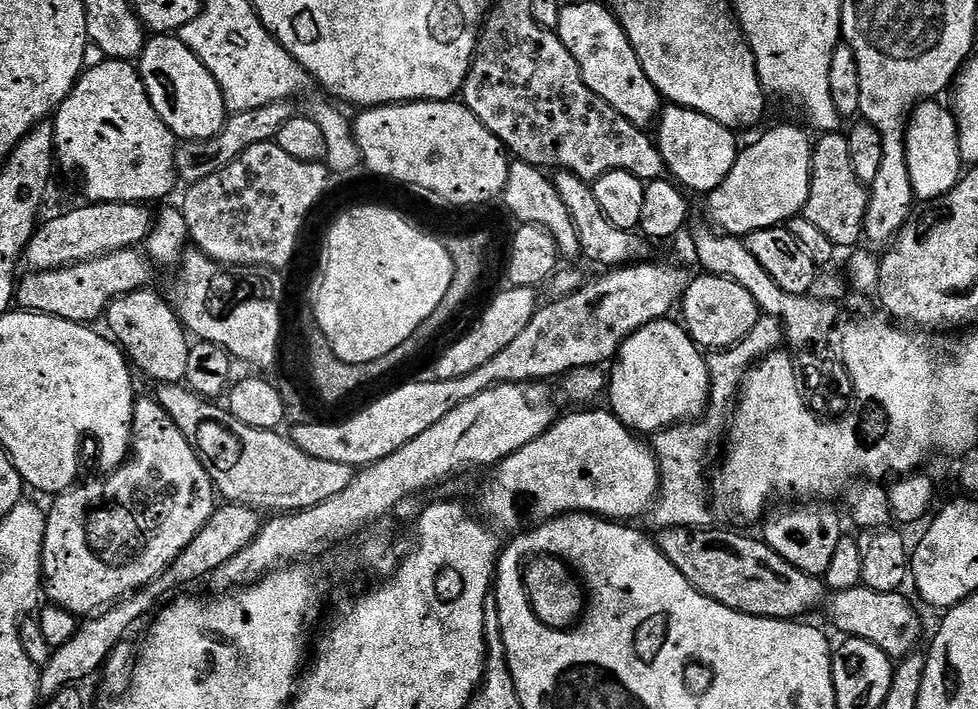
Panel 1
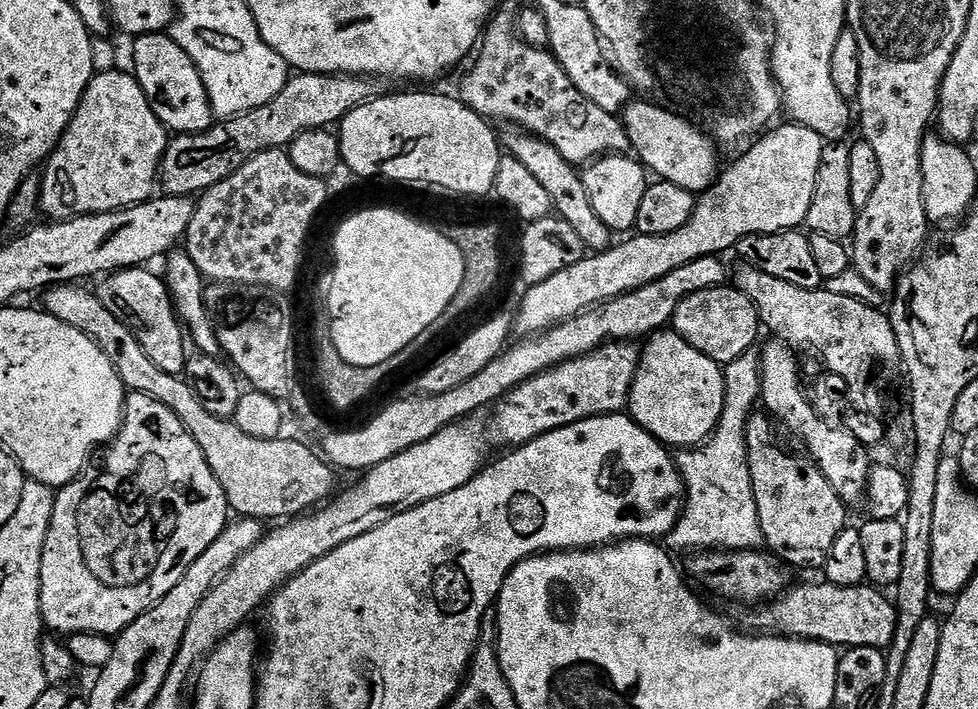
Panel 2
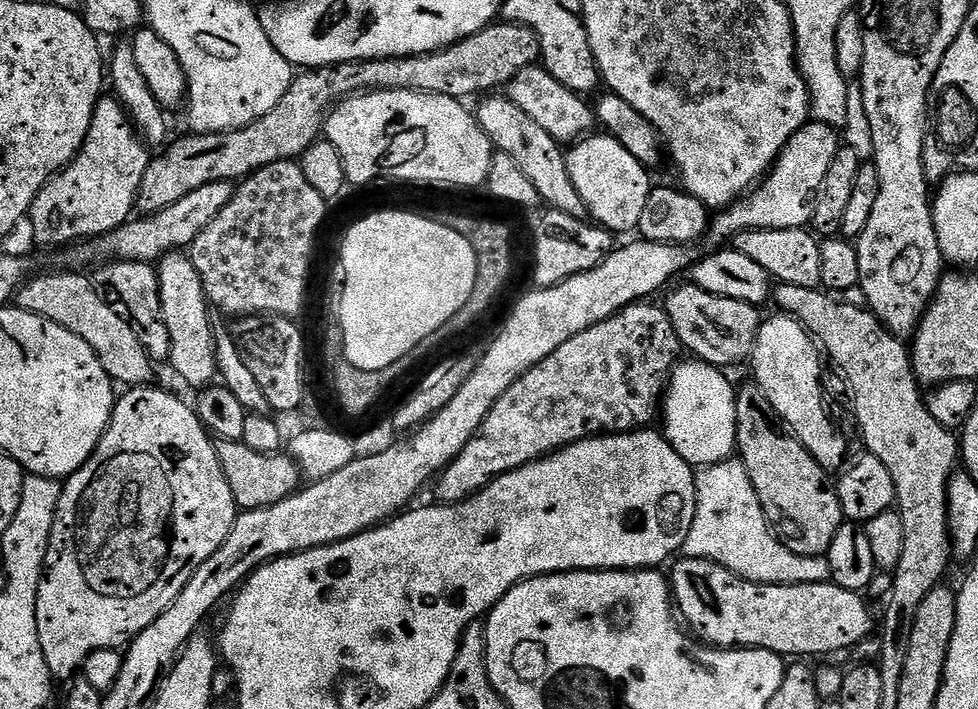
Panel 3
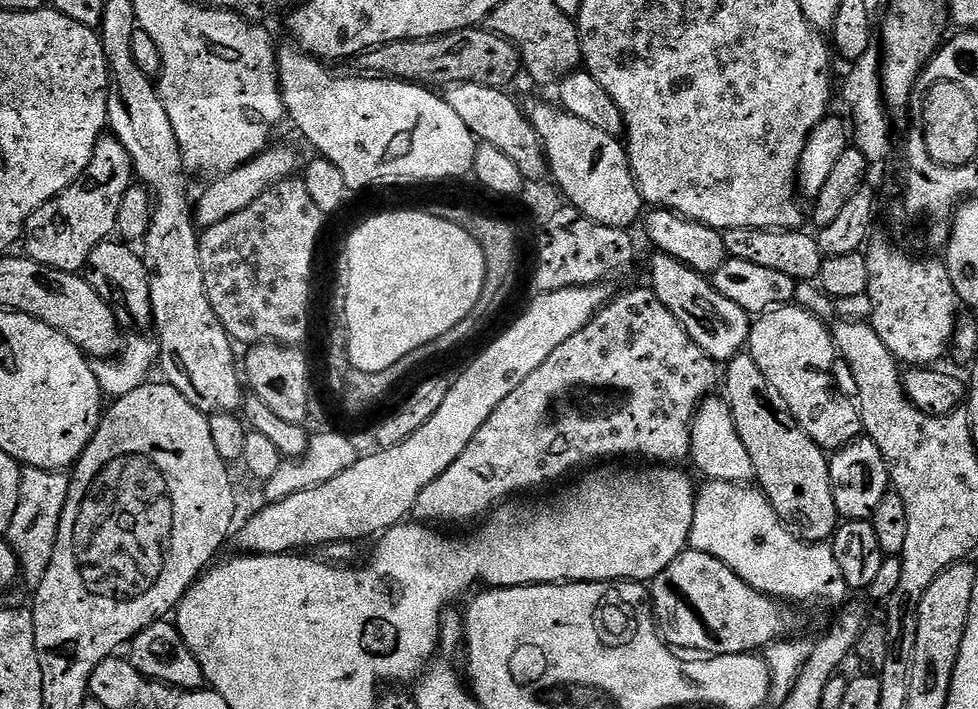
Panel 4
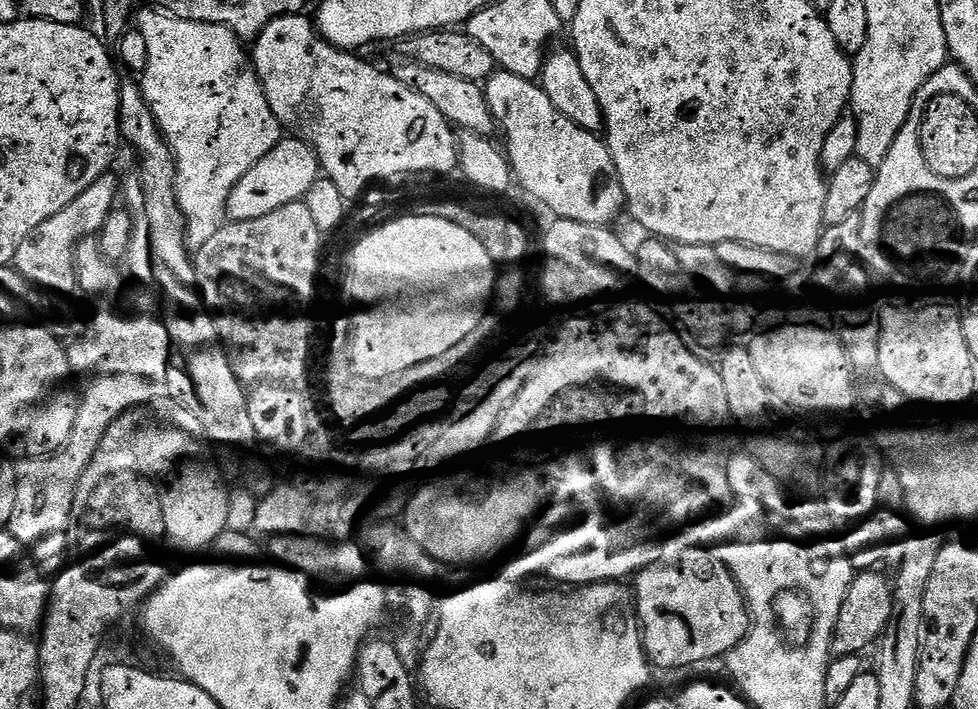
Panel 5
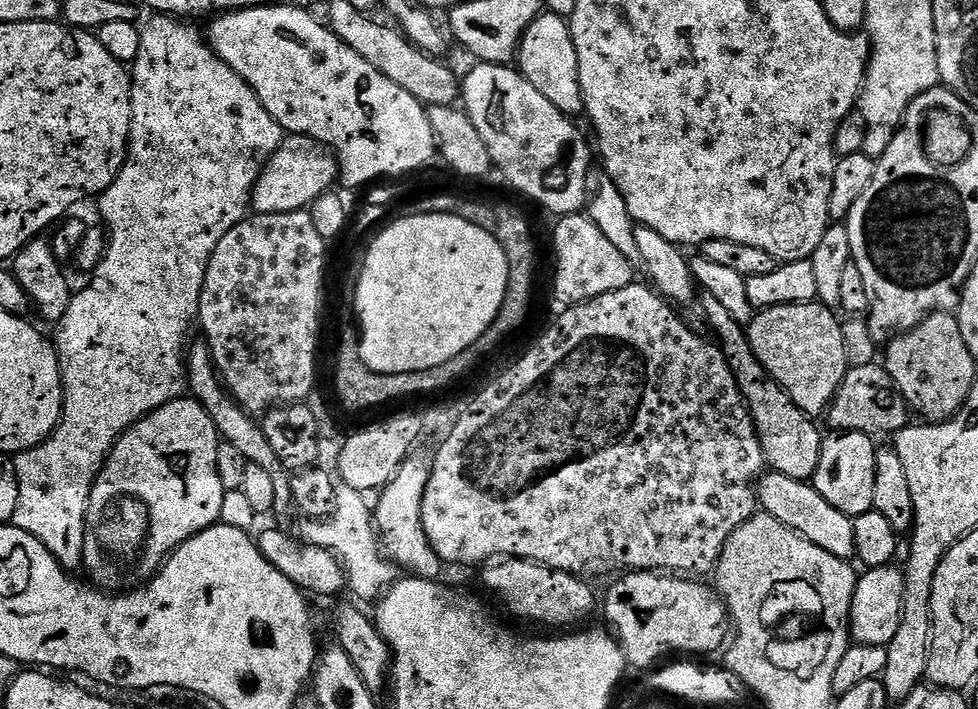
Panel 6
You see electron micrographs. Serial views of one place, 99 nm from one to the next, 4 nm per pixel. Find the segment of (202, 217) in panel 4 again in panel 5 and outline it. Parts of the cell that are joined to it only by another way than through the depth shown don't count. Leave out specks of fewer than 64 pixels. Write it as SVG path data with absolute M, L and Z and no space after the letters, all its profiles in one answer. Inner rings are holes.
M282 138L276 143L274 150L270 150L270 154L266 154L266 158L262 158L253 168L246 170L246 174L242 174L238 184L230 190L230 198L224 207L224 215L229 221L262 218L262 214L270 214L270 210L281 208L282 205L303 201L310 186L314 186L314 182L321 179L321 176L320 158L316 154L316 149L307 140Z

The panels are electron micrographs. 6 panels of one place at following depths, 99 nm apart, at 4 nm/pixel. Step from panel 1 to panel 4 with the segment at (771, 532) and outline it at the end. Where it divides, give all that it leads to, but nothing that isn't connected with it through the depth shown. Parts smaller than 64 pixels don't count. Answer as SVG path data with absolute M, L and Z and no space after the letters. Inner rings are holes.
M747 354L727 361L722 372L722 392L726 397L746 454L754 462L755 483L782 523L797 537L810 544L831 541L838 527L834 494L830 486L830 456L808 437L788 412L782 397L766 382L766 374L758 370L758 362Z

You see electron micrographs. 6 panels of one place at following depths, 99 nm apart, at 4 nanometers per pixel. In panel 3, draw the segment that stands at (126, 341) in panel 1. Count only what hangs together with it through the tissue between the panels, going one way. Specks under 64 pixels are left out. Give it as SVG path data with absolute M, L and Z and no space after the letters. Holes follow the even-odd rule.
M117 260L105 263L94 275L96 289L102 294L112 309L134 330L138 342L142 342L142 350L154 362L168 360L170 354L170 330L166 330L166 322L162 318L162 298L160 283L156 277L156 268L143 260Z

